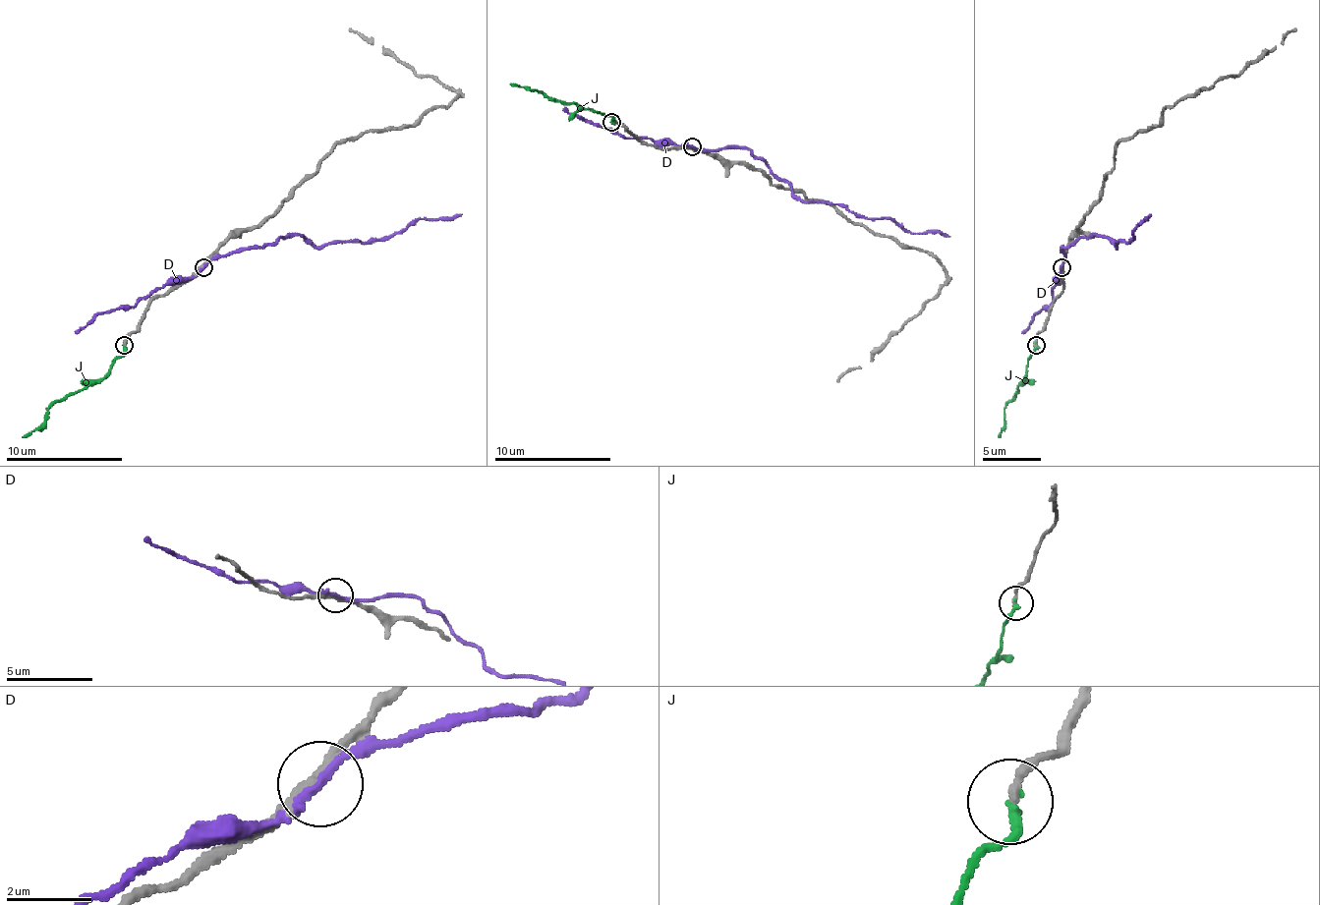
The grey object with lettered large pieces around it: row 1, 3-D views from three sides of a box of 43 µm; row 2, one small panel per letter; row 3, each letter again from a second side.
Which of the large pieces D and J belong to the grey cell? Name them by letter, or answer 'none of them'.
J

